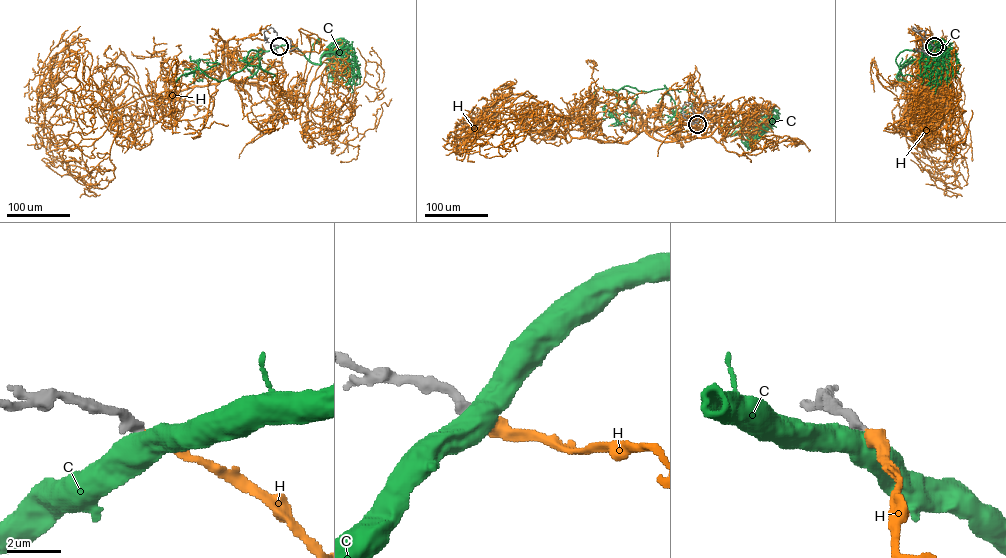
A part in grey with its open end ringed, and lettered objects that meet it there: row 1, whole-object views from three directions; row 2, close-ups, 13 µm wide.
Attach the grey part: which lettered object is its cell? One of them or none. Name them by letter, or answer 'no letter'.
H

